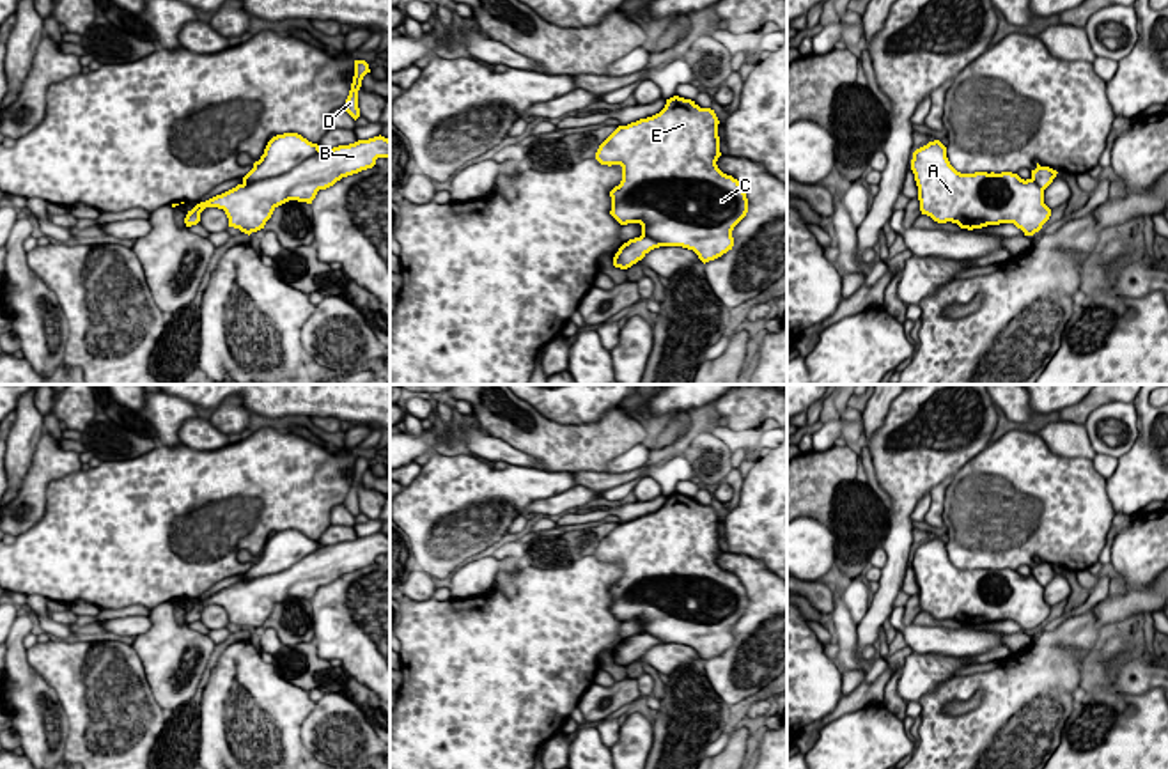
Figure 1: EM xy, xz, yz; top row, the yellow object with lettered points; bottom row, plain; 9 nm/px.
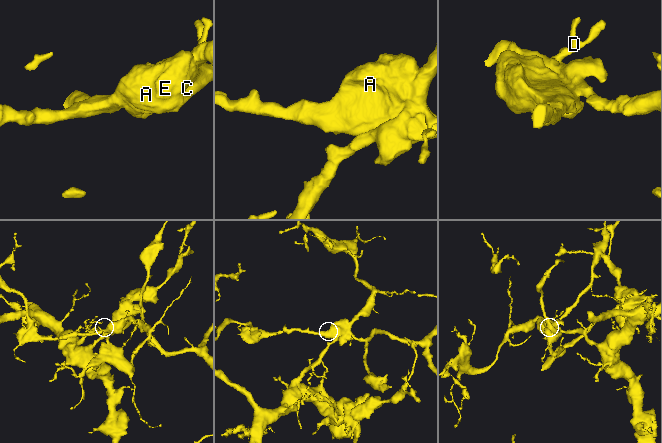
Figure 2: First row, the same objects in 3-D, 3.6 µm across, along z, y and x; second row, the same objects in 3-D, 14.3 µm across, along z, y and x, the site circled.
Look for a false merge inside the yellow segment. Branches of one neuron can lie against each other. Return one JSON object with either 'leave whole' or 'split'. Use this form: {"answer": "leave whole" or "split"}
{"answer": "split"}

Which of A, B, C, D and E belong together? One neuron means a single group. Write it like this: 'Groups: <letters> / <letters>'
Groups: A B C E / D

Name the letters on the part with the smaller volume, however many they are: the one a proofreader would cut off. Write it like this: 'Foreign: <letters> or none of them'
Foreign: A, B, C, E

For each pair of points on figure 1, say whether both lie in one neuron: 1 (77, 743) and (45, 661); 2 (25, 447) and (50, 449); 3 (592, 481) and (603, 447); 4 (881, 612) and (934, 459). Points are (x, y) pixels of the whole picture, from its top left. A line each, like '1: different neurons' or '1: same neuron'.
1: same neuron
2: different neurons
3: different neurons
4: same neuron

